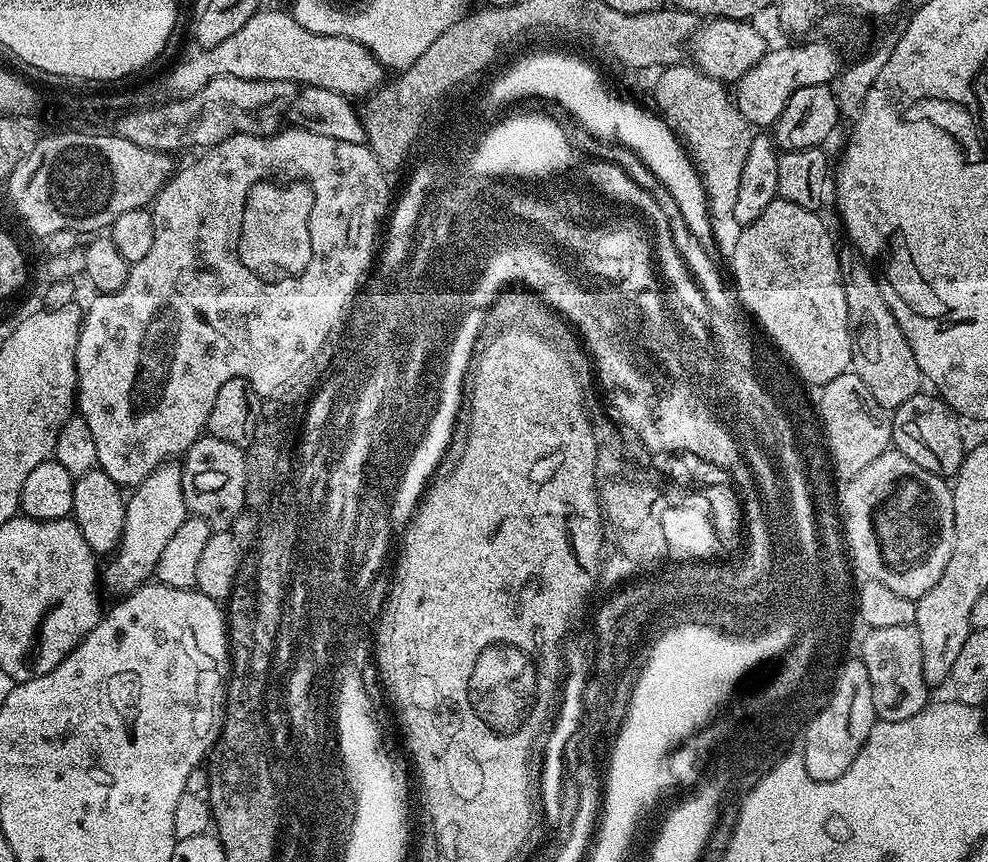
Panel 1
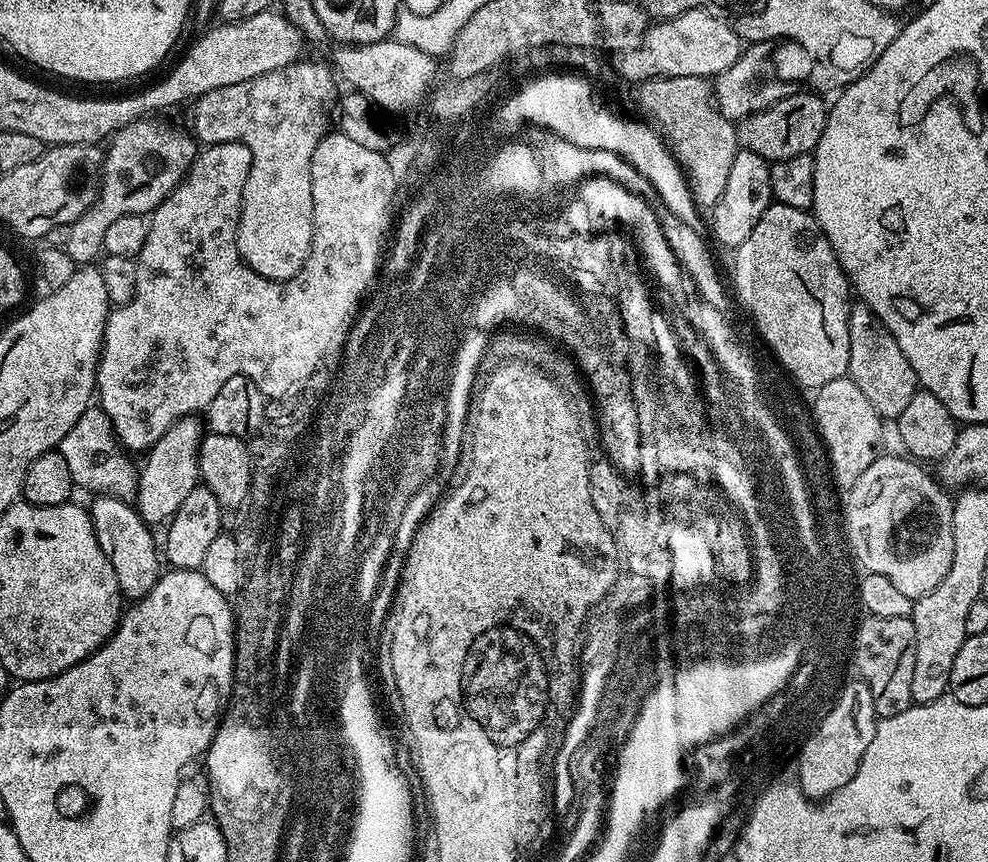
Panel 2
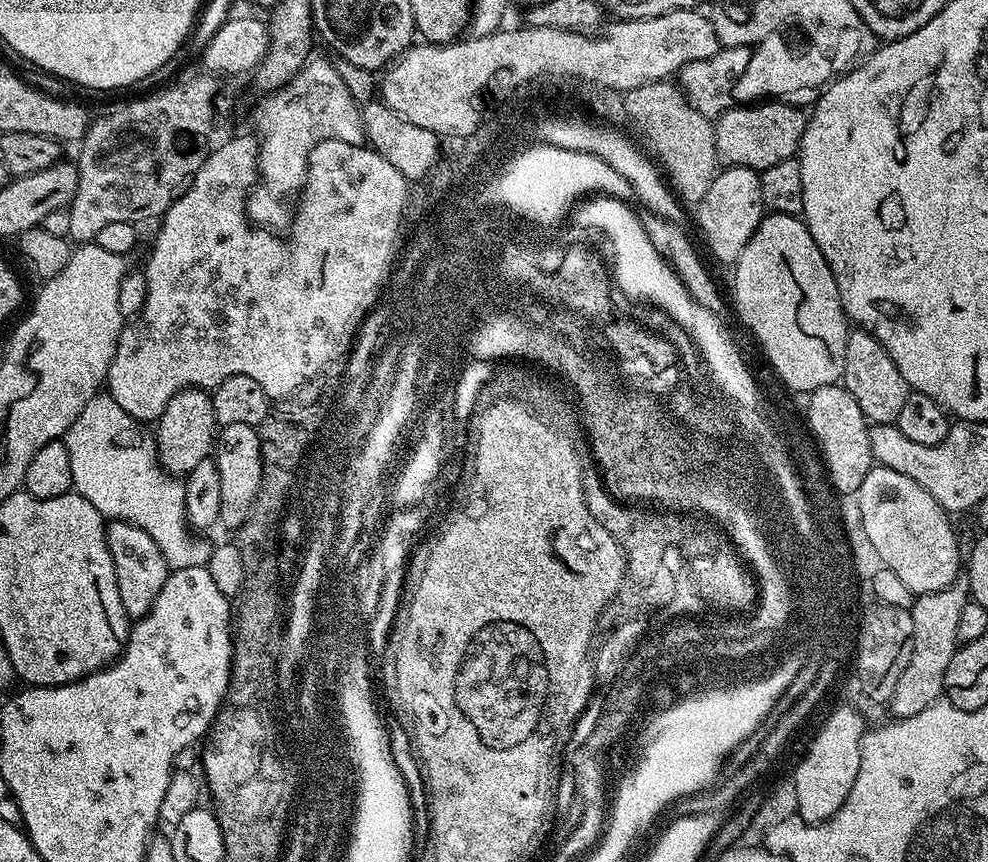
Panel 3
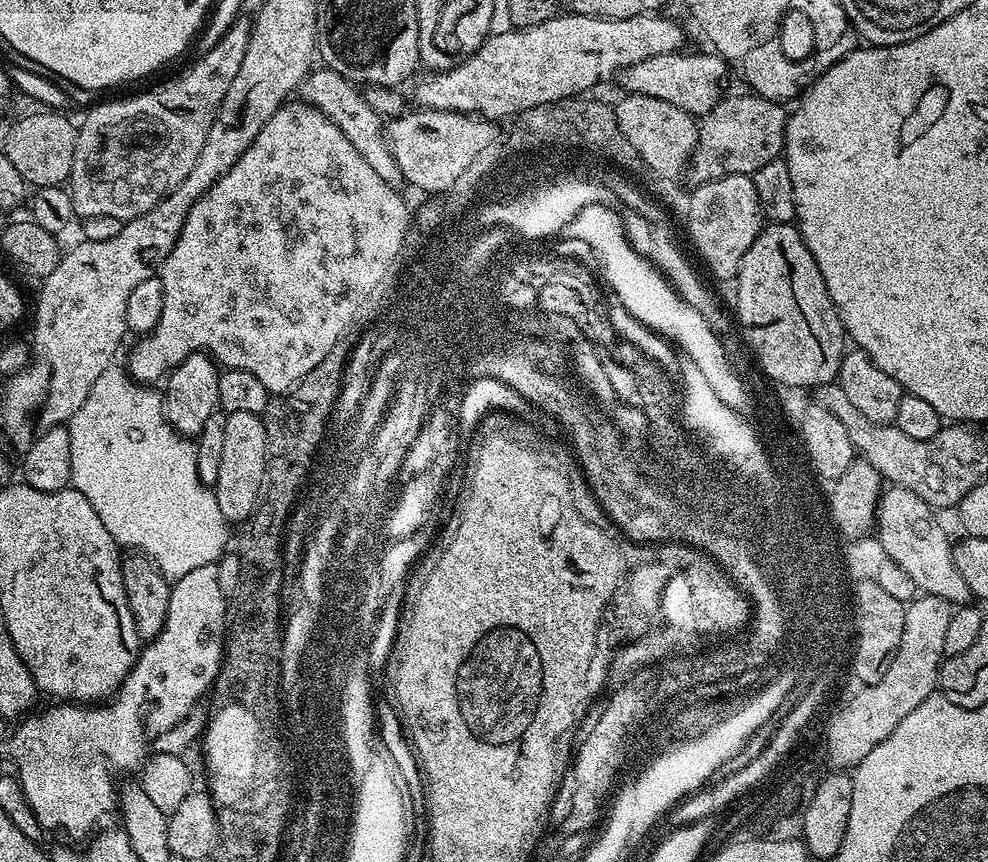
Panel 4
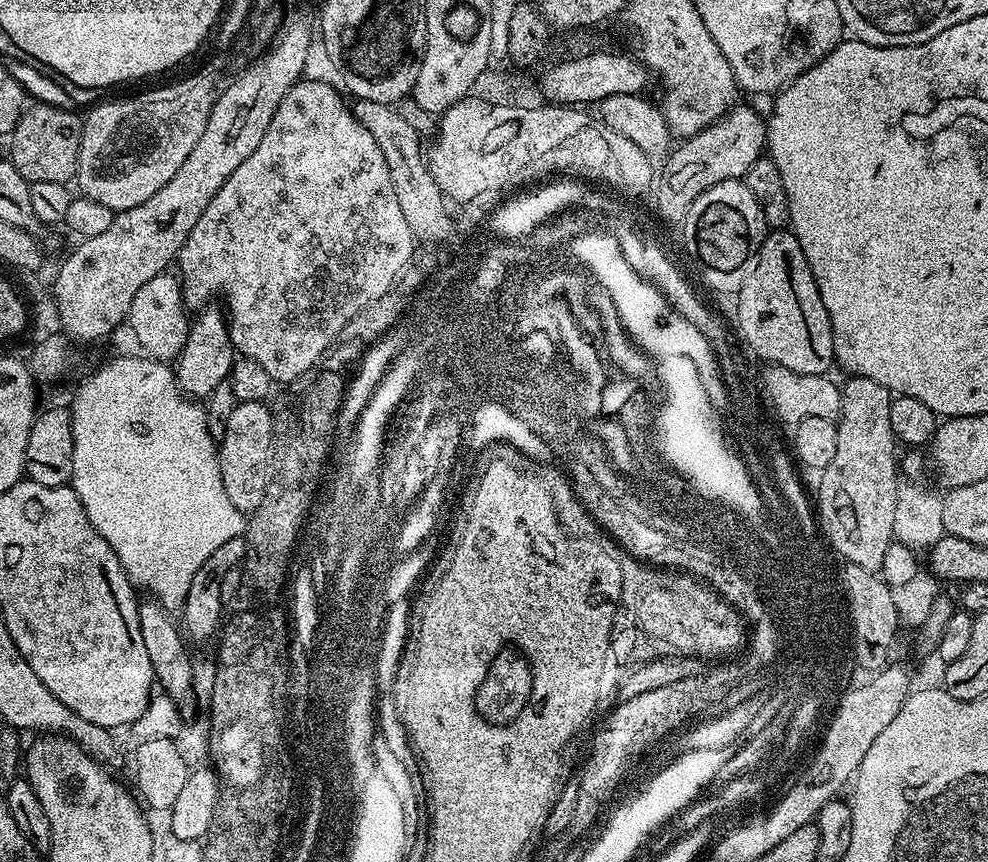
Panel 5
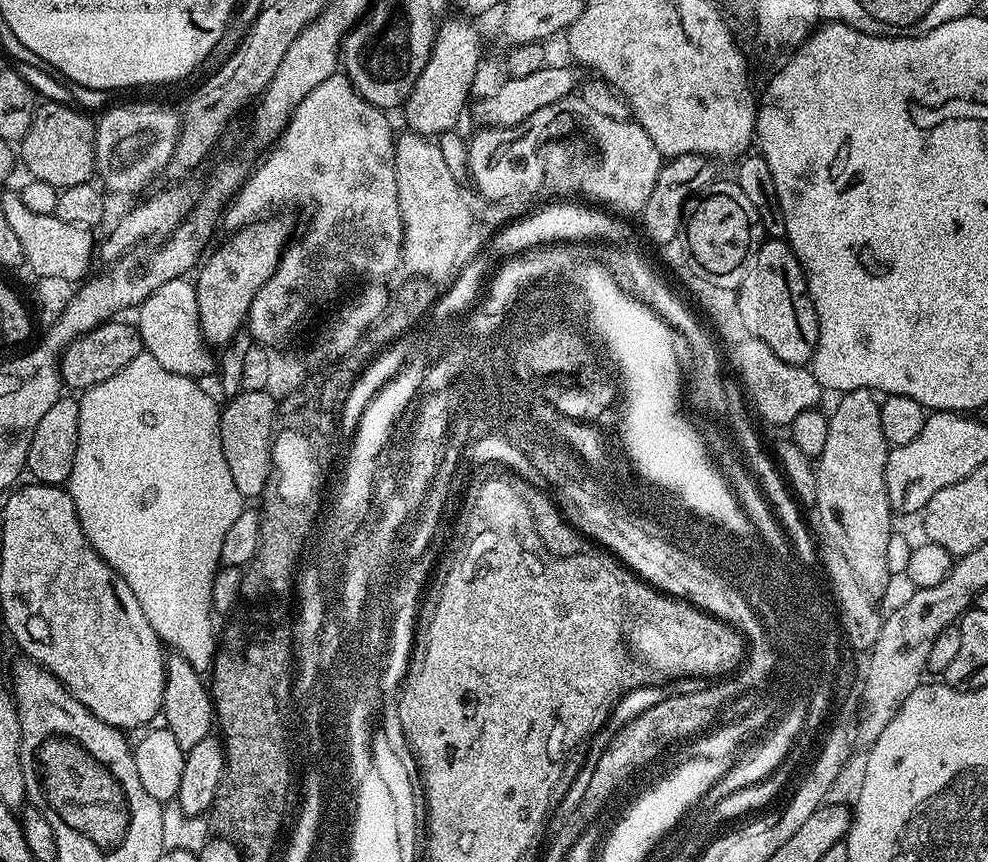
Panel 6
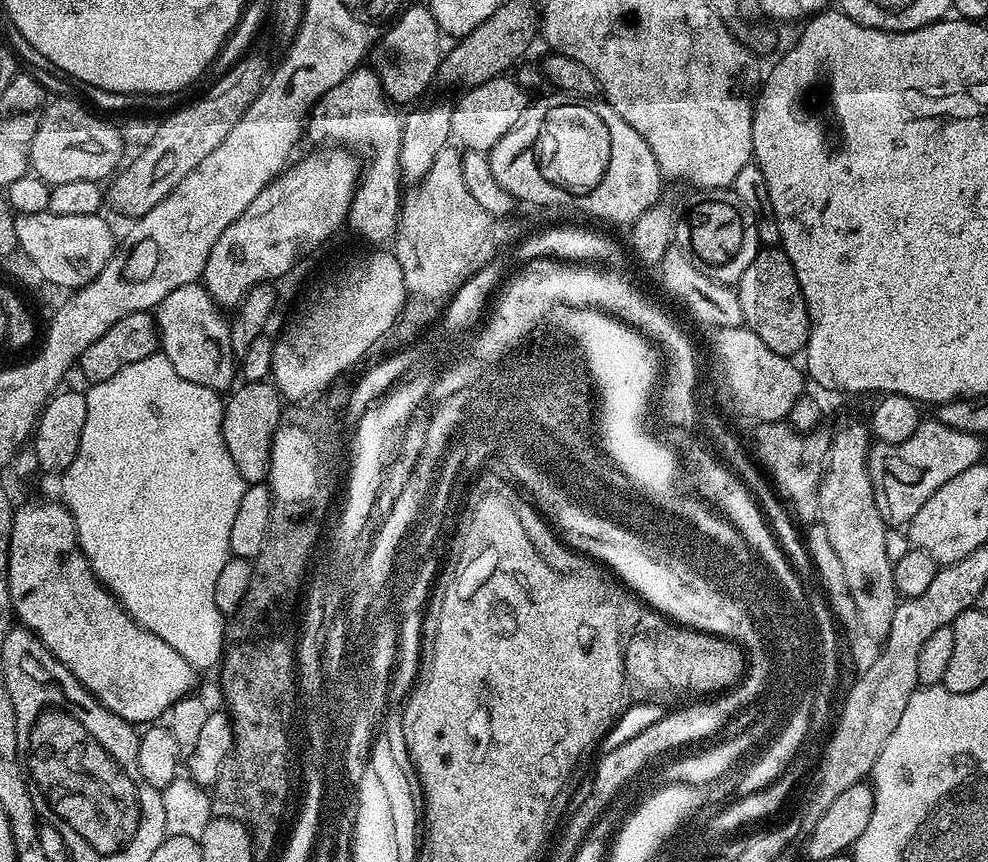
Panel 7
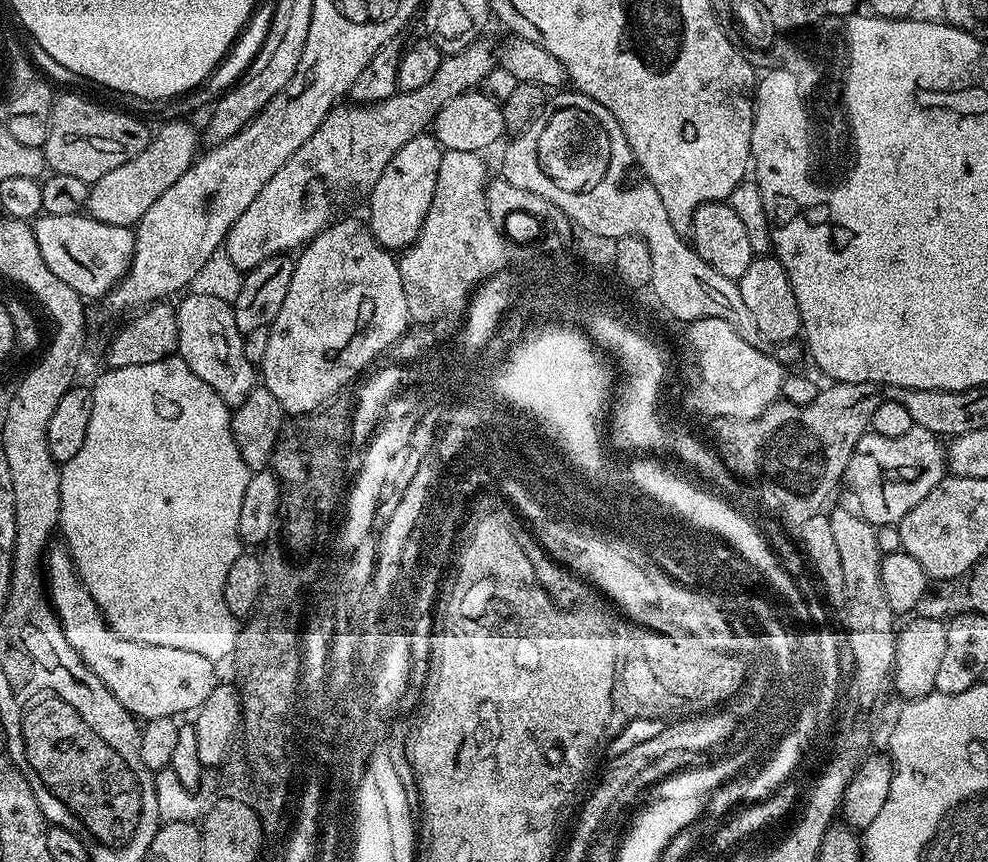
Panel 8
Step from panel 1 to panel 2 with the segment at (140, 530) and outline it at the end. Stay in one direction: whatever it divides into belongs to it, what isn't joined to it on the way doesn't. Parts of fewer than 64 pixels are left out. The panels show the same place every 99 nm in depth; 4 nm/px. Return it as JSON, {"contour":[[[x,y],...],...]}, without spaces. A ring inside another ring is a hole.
{"contour":[[[184,416],[154,446],[148,449],[143,457],[144,468],[139,469],[136,481],[134,507],[149,526],[167,525],[172,516],[182,506],[182,501],[188,497],[190,490],[194,490],[201,483],[198,454],[202,439],[202,424],[196,416]]]}

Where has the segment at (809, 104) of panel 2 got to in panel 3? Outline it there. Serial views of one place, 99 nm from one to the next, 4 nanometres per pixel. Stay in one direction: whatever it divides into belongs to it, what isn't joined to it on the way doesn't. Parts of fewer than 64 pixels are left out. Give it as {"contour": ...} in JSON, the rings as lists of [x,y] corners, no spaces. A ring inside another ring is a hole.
{"contour":[[[760,102],[755,106],[733,106],[725,110],[714,122],[716,130],[716,159],[729,168],[752,168],[763,172],[765,168],[793,159],[799,153],[802,134],[808,125],[808,116],[790,102]]]}

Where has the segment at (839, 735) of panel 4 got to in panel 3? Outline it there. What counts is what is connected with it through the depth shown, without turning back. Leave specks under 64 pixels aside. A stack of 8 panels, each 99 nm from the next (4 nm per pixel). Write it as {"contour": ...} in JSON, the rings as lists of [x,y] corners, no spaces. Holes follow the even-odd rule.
{"contour":[[[964,578],[955,580],[946,590],[938,590],[913,599],[910,609],[914,618],[914,634],[910,641],[911,668],[905,673],[900,688],[897,689],[895,702],[897,712],[903,713],[901,718],[910,718],[918,714],[918,710],[926,710],[926,706],[935,704],[941,699],[946,666],[950,666],[950,658],[954,658],[960,644],[958,618],[962,615],[962,606],[969,603],[968,581]]]}

